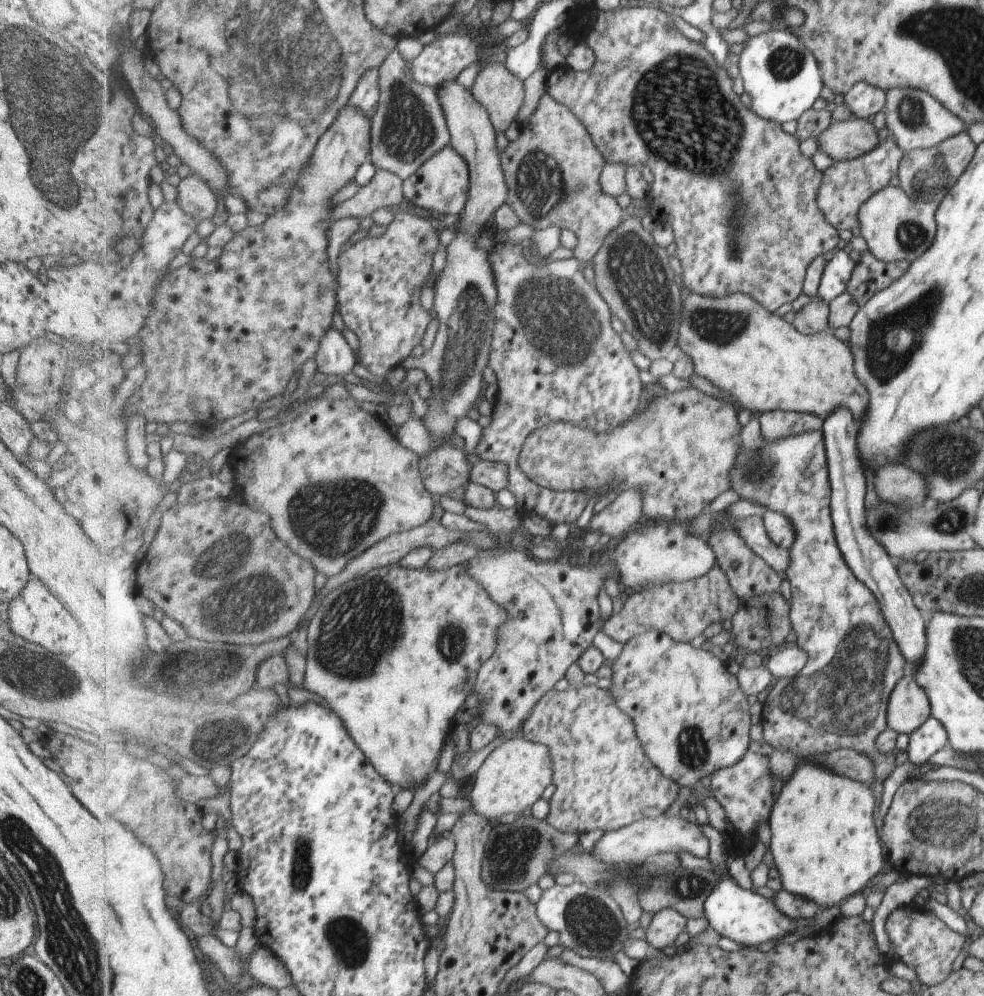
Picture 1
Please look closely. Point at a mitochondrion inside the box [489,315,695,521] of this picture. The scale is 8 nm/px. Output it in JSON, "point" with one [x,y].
{"point":[661,423]}

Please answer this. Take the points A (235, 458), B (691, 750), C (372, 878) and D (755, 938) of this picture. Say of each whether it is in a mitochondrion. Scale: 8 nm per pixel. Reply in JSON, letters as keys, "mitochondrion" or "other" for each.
{"A":"other","B":"mitochondrion","C":"other","D":"other"}

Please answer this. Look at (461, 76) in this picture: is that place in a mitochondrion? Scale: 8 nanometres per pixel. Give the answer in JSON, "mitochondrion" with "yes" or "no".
{"mitochondrion":"no"}

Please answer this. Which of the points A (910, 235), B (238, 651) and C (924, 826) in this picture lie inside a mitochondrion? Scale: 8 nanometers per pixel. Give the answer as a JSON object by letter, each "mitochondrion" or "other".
{"A":"mitochondrion","B":"mitochondrion","C":"mitochondrion"}

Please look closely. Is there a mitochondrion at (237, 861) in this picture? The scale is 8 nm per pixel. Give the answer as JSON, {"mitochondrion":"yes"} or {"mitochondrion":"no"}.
{"mitochondrion":"no"}

